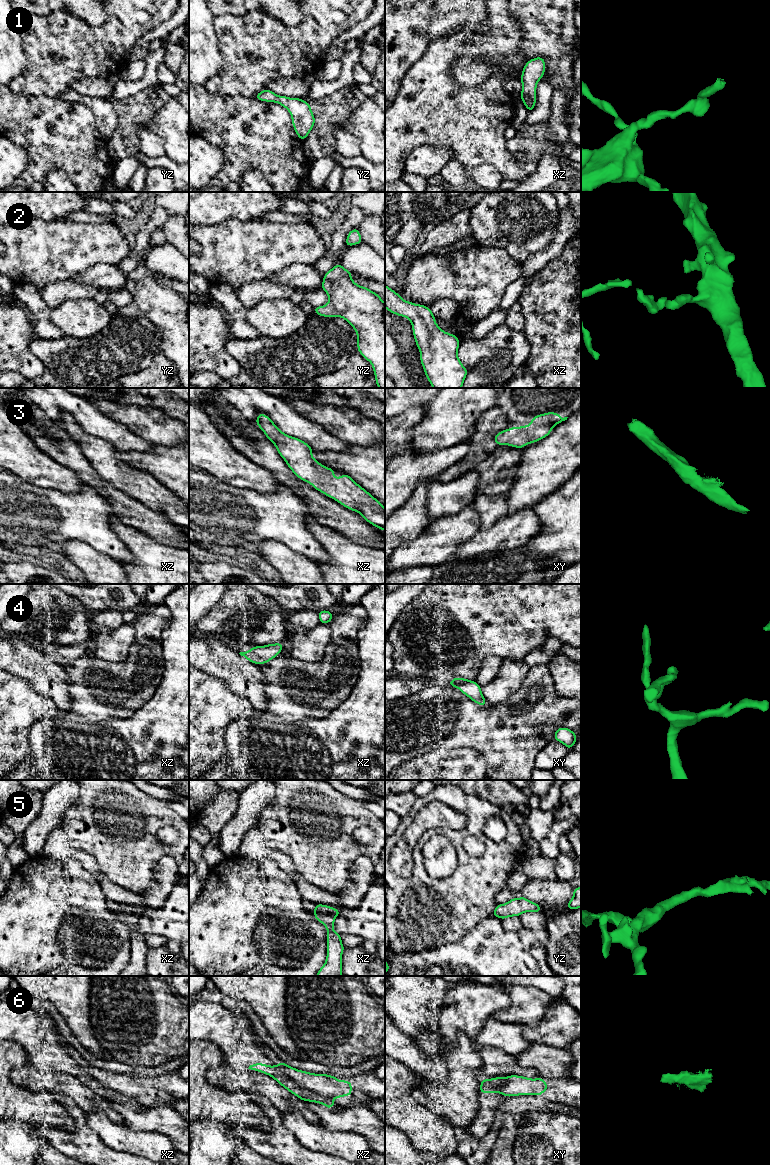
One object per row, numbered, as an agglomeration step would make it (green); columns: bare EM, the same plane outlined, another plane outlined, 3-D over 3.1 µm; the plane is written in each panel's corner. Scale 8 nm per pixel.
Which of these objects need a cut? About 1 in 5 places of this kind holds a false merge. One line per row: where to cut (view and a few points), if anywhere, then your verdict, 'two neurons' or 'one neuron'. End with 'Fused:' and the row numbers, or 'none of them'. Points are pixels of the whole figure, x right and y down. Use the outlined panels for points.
1: no cut; one neuron
2: no cut; one neuron
3: no cut; one neuron
4: no cut; one neuron
5: no cut; one neuron
6: cut in xz along (277, 1065), (301, 1086), (332, 1098); two neurons
Fused: 6

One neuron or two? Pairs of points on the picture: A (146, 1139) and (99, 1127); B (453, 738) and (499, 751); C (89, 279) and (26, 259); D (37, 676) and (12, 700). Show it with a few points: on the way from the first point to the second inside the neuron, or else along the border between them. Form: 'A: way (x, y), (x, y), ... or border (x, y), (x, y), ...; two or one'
A: way (134, 1139), (124, 1139), (111, 1133); one
B: way (464, 738), (486, 738), (488, 740); one
C: border (96, 264), (69, 278); two
D: border (10, 672), (25, 678), (38, 692), (49, 697); two

